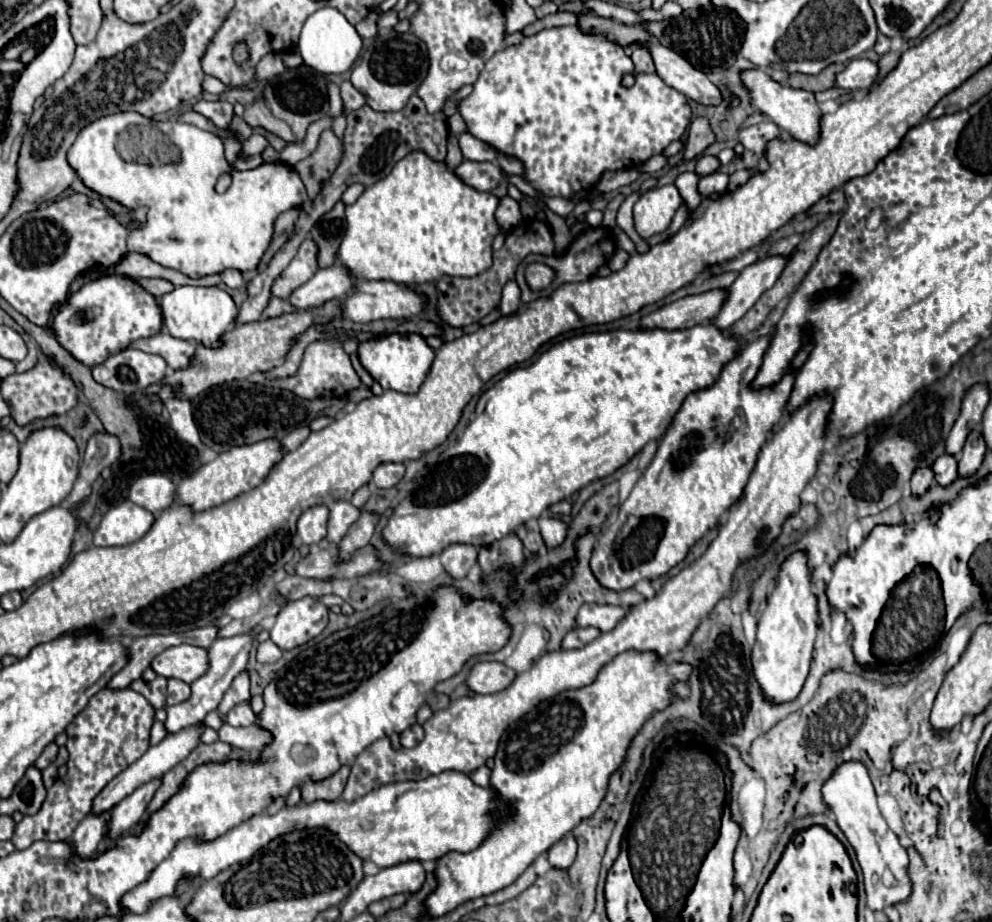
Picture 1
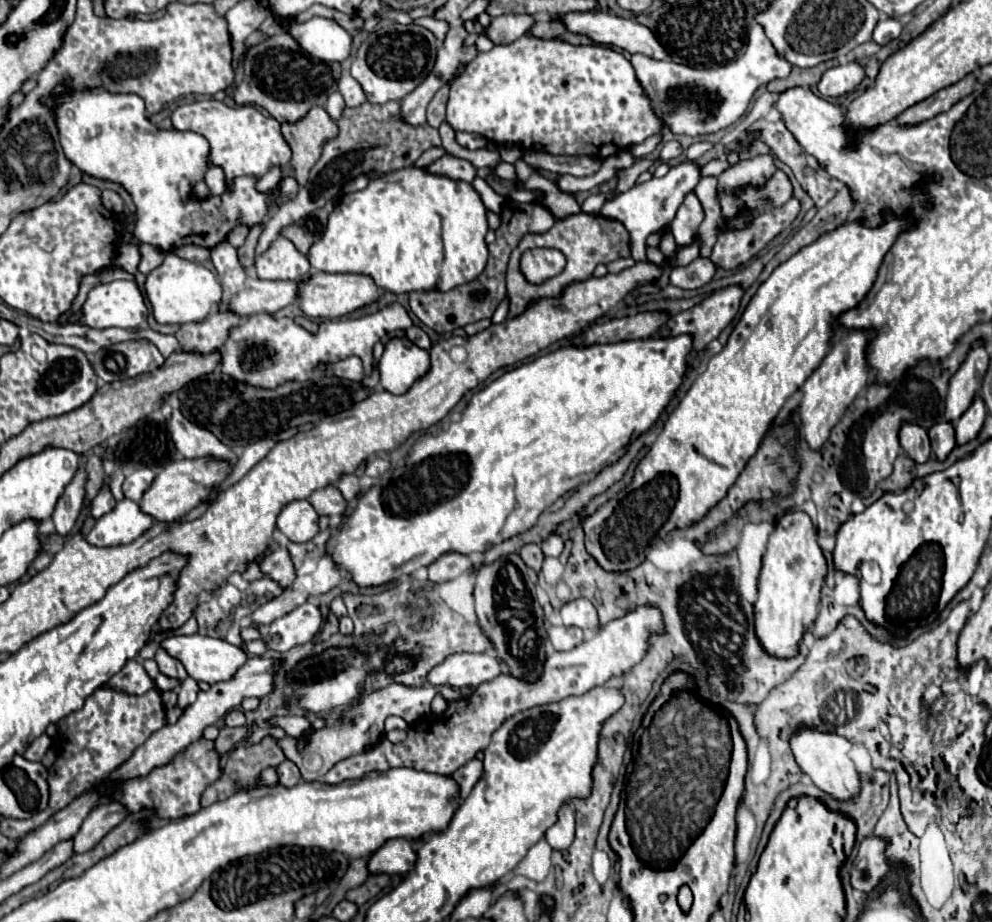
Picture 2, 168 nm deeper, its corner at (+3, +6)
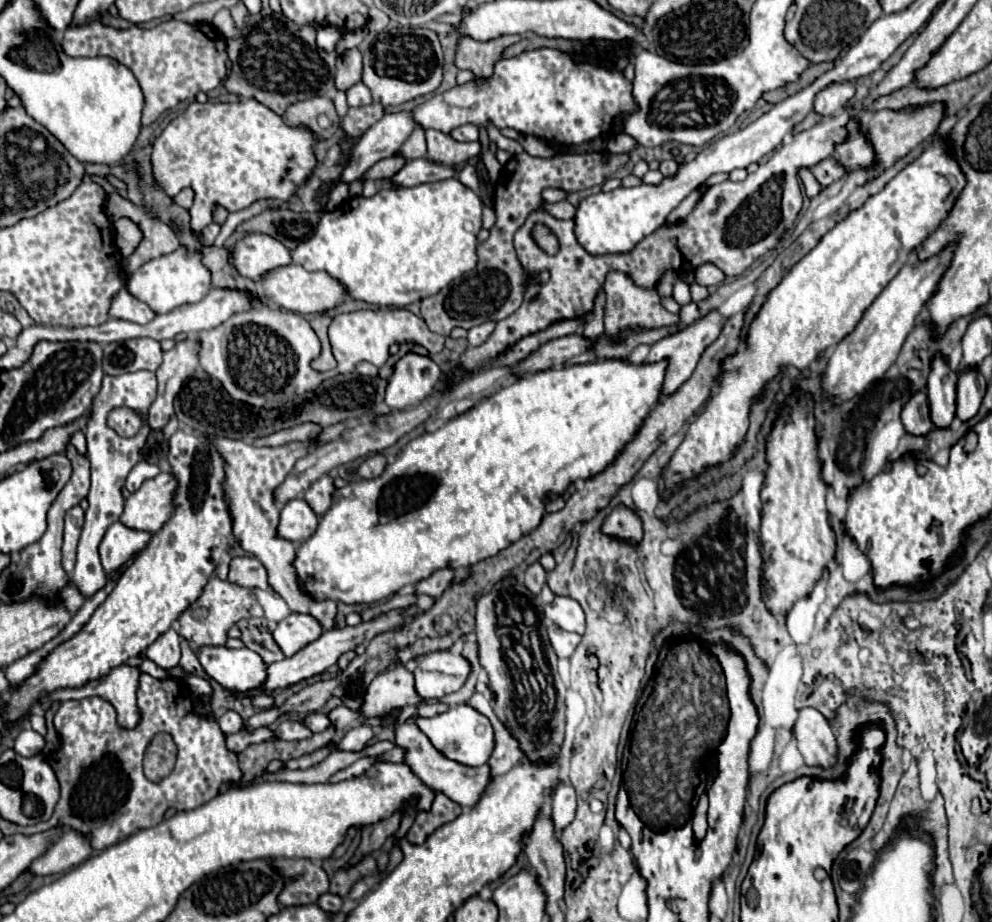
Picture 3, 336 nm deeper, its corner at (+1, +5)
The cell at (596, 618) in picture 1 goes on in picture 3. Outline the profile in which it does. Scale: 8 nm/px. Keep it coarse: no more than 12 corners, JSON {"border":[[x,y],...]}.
{"border":[[555,596],[543,612],[567,632],[585,632],[585,612],[573,598]]}

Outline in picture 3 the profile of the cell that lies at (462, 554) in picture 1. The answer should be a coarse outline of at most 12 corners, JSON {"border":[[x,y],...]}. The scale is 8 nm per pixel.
{"border":[[437,570],[415,584],[417,596],[439,598],[451,584],[455,572]]}

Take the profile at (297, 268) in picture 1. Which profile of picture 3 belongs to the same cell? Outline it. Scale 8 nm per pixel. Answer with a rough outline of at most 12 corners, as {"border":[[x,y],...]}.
{"border":[[247,234],[229,264],[251,280],[291,264],[279,240]]}

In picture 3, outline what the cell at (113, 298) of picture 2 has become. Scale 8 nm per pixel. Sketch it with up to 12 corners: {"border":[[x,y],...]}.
{"border":[[125,288],[113,298],[111,318],[147,324],[155,312]]}

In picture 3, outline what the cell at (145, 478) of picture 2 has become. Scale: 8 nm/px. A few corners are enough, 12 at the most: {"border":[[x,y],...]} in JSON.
{"border":[[141,460],[129,472],[125,488],[139,490],[145,480],[161,472],[159,466]]}

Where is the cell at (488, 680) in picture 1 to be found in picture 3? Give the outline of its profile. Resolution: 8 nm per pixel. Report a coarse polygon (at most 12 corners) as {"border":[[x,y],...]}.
{"border":[[433,652],[415,668],[415,692],[437,700],[471,672],[463,656]]}

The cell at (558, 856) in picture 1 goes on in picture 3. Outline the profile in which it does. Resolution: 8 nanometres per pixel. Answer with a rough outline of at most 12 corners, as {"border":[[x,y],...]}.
{"border":[[557,784],[553,818],[557,832],[573,822],[577,808],[575,788]]}

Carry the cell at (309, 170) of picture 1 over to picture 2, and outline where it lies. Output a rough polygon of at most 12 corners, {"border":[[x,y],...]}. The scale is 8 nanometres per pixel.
{"border":[[323,107],[283,123],[295,179],[307,175],[337,125]]}

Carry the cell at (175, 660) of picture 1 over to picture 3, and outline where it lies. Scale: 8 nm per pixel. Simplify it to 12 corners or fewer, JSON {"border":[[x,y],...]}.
{"border":[[201,648],[203,670],[237,692],[261,688],[267,664],[249,650]]}

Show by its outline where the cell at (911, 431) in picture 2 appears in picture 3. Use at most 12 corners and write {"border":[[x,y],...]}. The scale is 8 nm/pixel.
{"border":[[917,392],[903,406],[901,422],[909,434],[933,428],[927,394]]}

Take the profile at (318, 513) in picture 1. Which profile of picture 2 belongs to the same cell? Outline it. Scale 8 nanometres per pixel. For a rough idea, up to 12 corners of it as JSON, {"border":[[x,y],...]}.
{"border":[[309,501],[289,503],[277,529],[295,543],[317,533],[317,511]]}

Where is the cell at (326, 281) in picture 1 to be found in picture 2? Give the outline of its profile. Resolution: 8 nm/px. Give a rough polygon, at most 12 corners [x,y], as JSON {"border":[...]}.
{"border":[[231,243],[211,251],[219,309],[275,313],[297,301],[297,281],[249,277]]}

